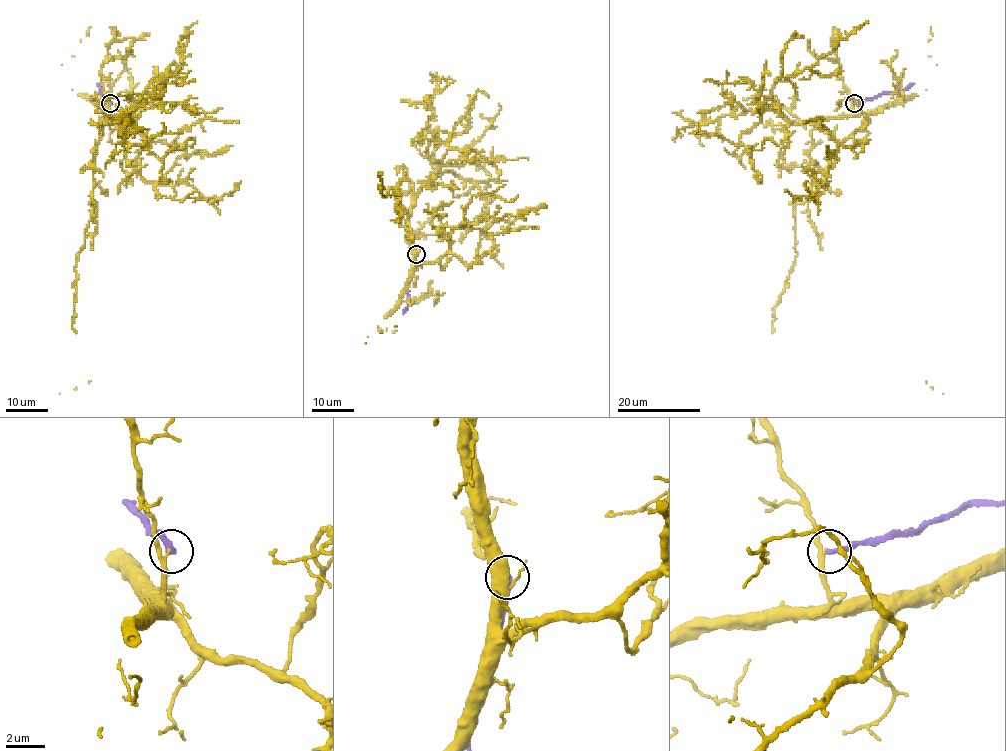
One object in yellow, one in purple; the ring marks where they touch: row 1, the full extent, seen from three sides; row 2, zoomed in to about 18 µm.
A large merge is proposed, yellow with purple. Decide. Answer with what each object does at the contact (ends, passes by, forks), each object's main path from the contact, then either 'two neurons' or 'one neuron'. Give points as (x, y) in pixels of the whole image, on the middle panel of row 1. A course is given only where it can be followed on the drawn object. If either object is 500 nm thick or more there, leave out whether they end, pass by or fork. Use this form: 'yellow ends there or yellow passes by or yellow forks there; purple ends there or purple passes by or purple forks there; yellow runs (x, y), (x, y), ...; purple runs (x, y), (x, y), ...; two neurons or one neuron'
yellow passes by; purple ends there; yellow runs (416, 253), (407, 211), (399, 210), (399, 224), (400, 199), (398, 194), (383, 196), (378, 172), (366, 343); purple runs (416, 254), (407, 283), (408, 306), (403, 313); two neurons

